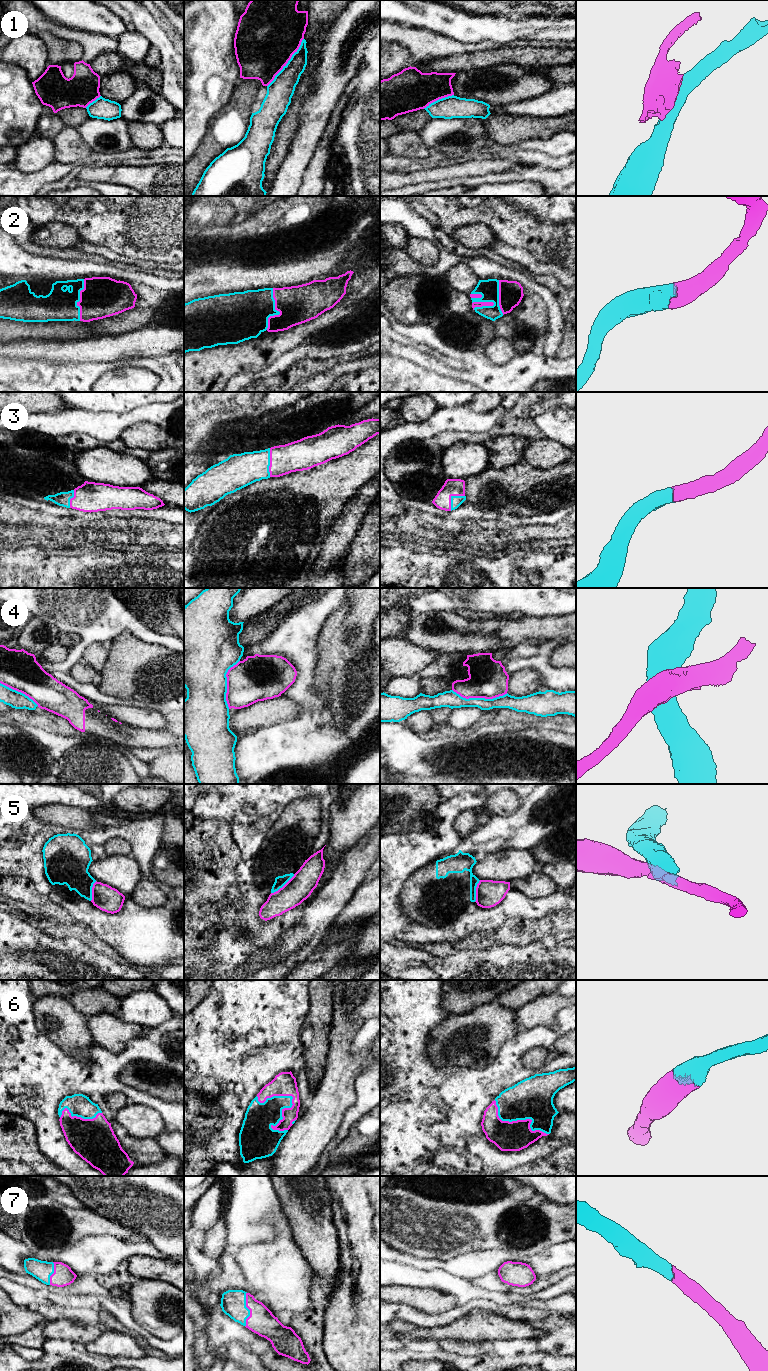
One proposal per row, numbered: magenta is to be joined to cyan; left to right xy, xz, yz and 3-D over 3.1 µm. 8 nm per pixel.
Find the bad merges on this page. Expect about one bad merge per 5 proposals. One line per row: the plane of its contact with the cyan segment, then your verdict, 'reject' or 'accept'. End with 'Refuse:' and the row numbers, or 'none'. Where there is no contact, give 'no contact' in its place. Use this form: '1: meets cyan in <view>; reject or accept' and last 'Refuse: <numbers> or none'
1: meets cyan in xz; reject
2: meets cyan in xz; accept
3: meets cyan in xz; accept
4: meets cyan in yz; reject
5: meets cyan in xz; reject
6: meets cyan in xz; accept
7: meets cyan in xz; accept
Refuse: 1, 4, 5

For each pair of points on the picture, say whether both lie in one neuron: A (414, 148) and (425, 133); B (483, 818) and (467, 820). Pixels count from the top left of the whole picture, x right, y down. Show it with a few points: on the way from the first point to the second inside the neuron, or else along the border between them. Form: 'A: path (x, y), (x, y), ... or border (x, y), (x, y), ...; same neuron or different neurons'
A: border (417, 132), (421, 140), (434, 152); different neurons
B: path (479, 818), (471, 819); same neuron

